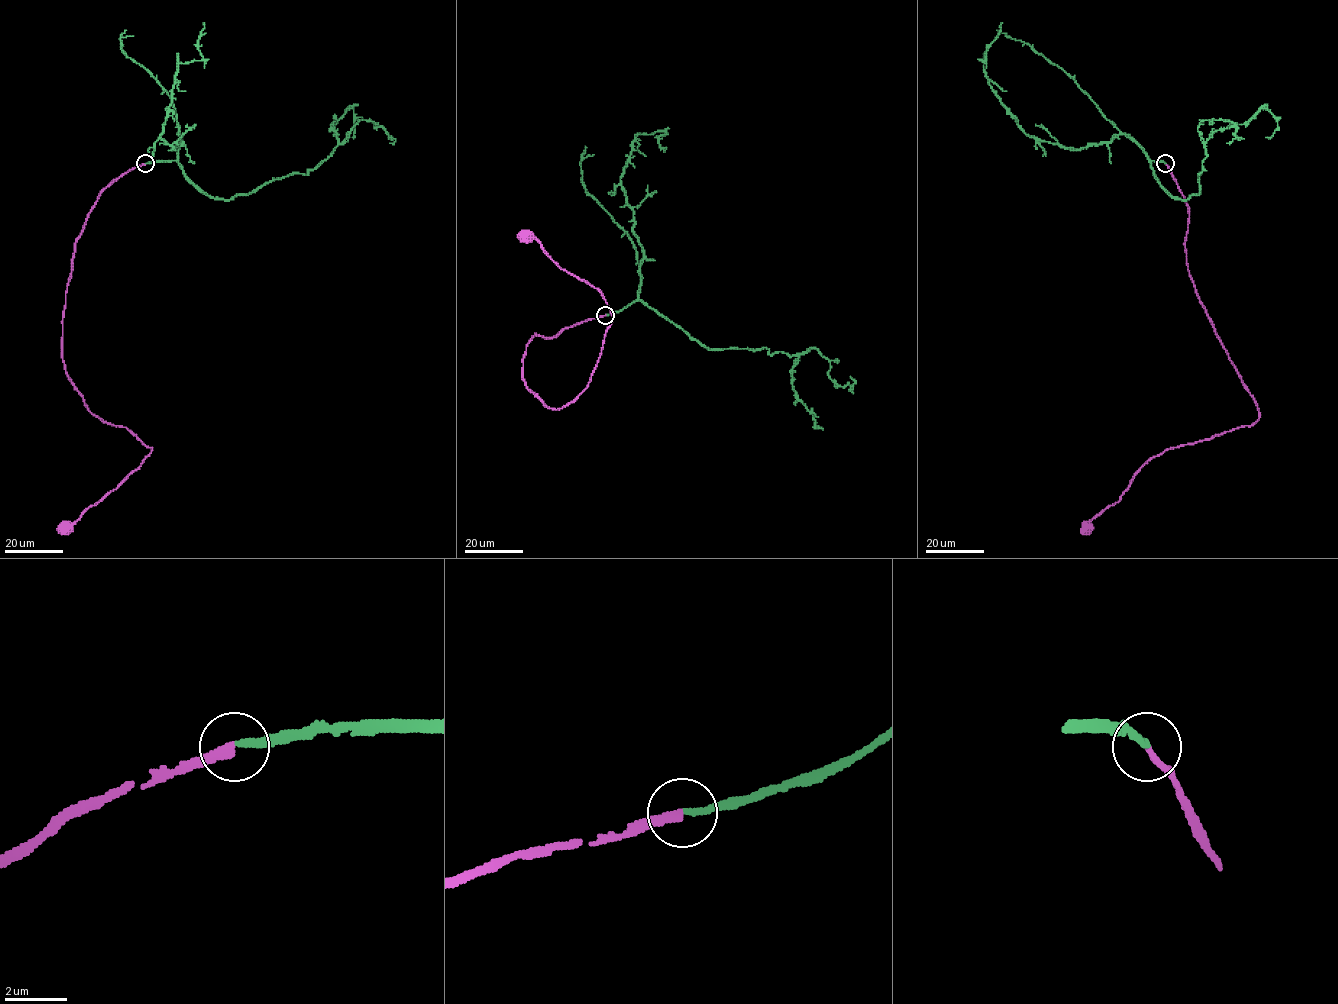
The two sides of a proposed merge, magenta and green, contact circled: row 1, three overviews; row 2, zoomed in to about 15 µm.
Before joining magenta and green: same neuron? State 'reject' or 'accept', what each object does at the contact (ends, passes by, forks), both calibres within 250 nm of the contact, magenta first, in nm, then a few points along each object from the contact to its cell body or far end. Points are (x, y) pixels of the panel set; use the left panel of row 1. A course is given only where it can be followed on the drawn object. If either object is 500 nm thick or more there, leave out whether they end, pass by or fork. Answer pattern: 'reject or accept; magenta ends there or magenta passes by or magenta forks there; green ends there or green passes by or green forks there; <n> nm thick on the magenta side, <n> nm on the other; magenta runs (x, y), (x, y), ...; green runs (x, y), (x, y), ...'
accept; magenta ends there; green ends there; 220 nm thick on the magenta side, 180 nm on the other; magenta runs (144, 164), (105, 187), (76, 242), (62, 358), (87, 408), (152, 449), (66, 527); green runs (144, 163), (176, 161), (210, 196), (229, 199), (316, 168), (337, 145), (331, 124), (349, 108), (352, 137)

